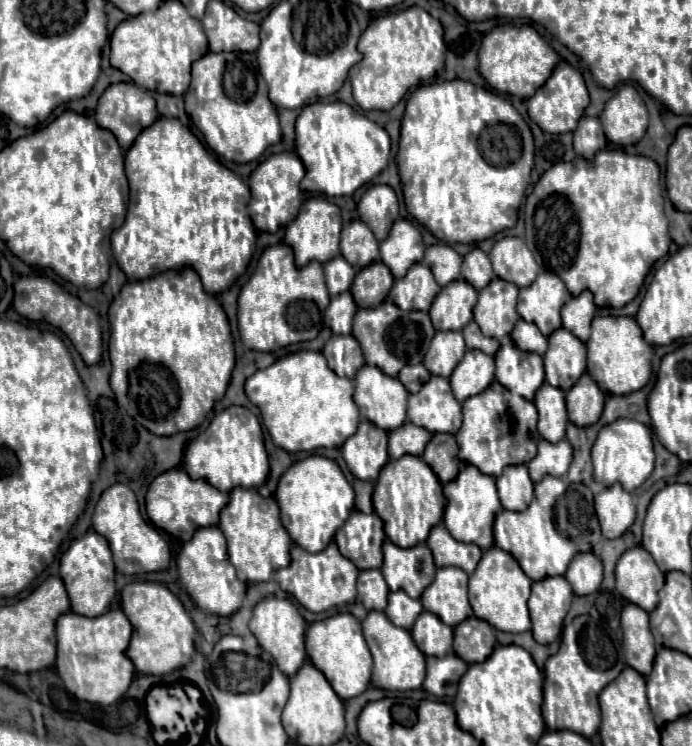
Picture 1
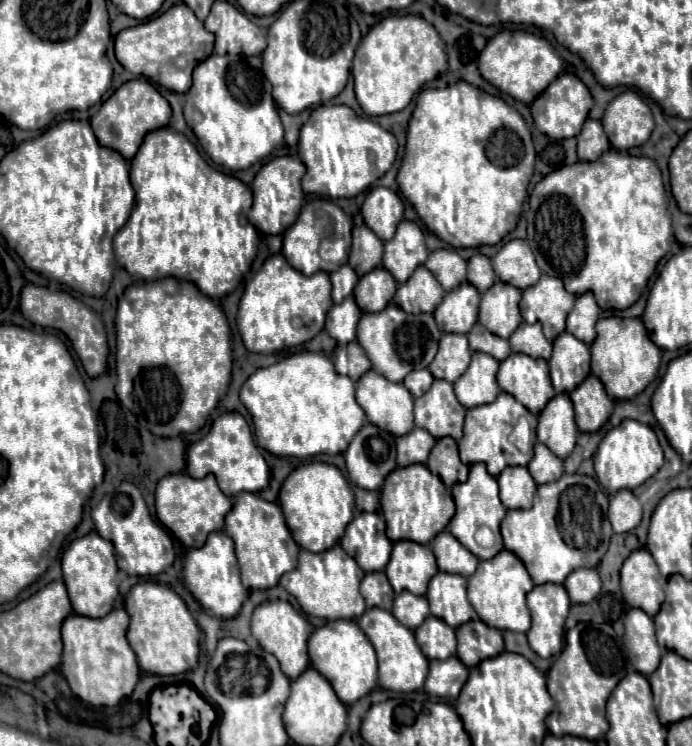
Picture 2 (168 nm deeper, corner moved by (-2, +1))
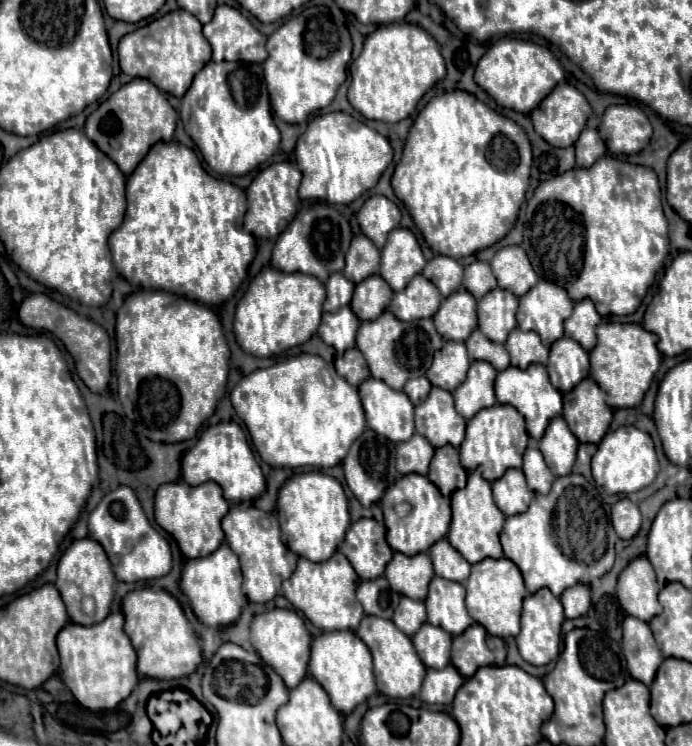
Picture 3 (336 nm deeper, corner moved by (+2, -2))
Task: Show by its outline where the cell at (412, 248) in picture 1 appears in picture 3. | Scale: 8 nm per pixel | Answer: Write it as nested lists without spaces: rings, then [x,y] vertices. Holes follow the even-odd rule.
[[[396,229],[392,235],[388,235],[388,243],[382,249],[380,277],[394,291],[402,291],[414,275],[422,273],[424,265],[426,259],[412,231]]]

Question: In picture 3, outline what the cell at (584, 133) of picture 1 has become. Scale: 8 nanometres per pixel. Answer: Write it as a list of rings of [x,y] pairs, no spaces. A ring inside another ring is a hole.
[[[584,129],[574,147],[576,147],[576,165],[578,167],[592,167],[592,163],[596,163],[596,159],[606,155],[604,141],[600,139],[596,129]]]

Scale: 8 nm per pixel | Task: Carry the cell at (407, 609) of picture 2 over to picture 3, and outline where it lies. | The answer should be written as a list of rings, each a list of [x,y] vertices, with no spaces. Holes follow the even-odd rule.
[[[402,597],[400,607],[396,609],[396,615],[392,621],[396,623],[396,627],[400,627],[400,631],[404,631],[408,637],[412,637],[426,621],[424,601],[414,601],[414,599]]]

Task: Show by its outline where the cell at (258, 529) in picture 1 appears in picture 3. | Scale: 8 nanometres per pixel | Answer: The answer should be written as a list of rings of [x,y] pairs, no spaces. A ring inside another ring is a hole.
[[[232,507],[228,515],[222,519],[222,529],[226,533],[226,543],[232,547],[232,551],[236,551],[240,559],[244,573],[242,591],[248,597],[248,601],[252,603],[272,601],[278,595],[282,581],[288,579],[296,569],[298,561],[298,555],[290,551],[280,539],[280,527],[276,515],[260,511],[256,507],[246,507],[246,509]]]

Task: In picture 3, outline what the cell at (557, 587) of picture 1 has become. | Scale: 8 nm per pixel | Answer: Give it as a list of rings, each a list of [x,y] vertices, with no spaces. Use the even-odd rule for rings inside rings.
[[[540,589],[534,595],[524,599],[522,609],[522,631],[516,637],[518,651],[522,659],[530,665],[548,665],[560,653],[560,629],[564,623],[564,609],[558,597],[554,597],[548,589]]]

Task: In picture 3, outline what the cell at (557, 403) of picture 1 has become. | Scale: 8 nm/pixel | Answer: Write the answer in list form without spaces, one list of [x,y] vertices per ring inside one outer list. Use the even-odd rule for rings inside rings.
[[[558,417],[548,425],[544,437],[538,441],[538,449],[542,451],[550,471],[556,477],[564,477],[572,471],[572,465],[576,461],[578,439],[572,435],[572,431],[568,431],[564,419]]]

